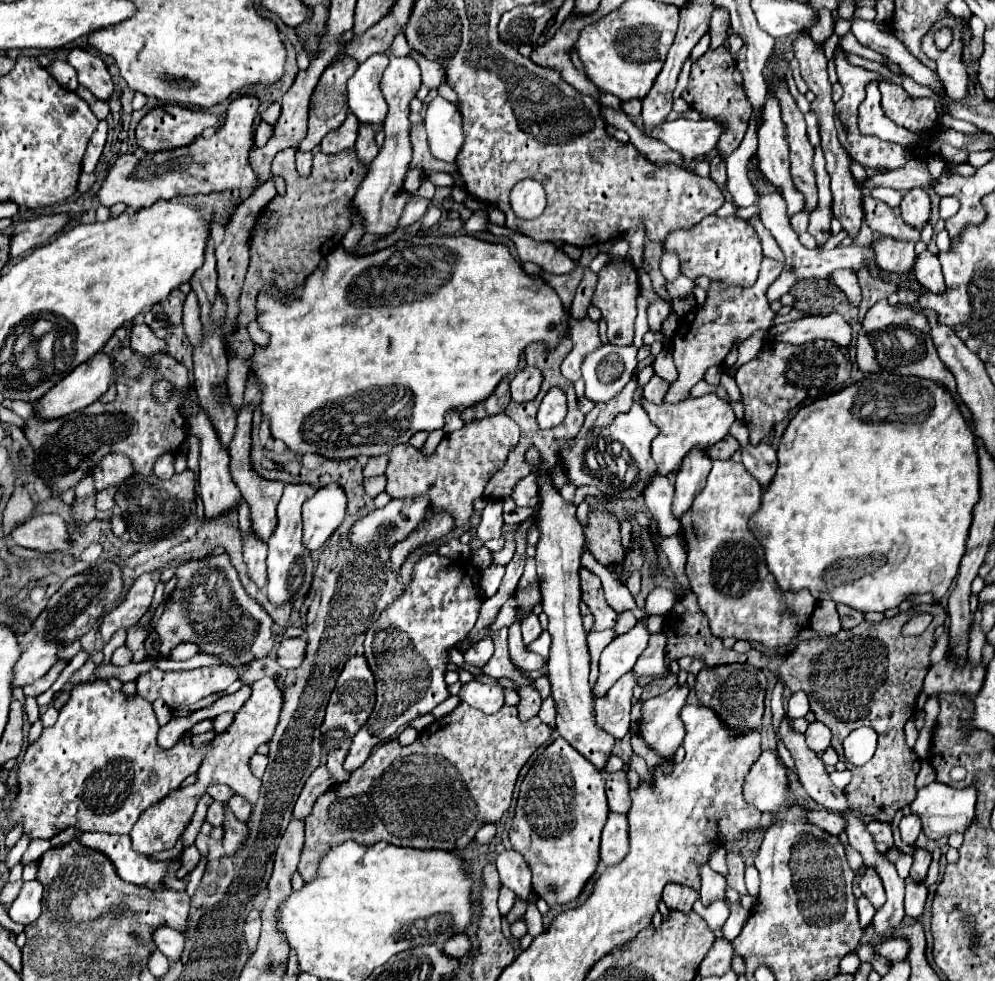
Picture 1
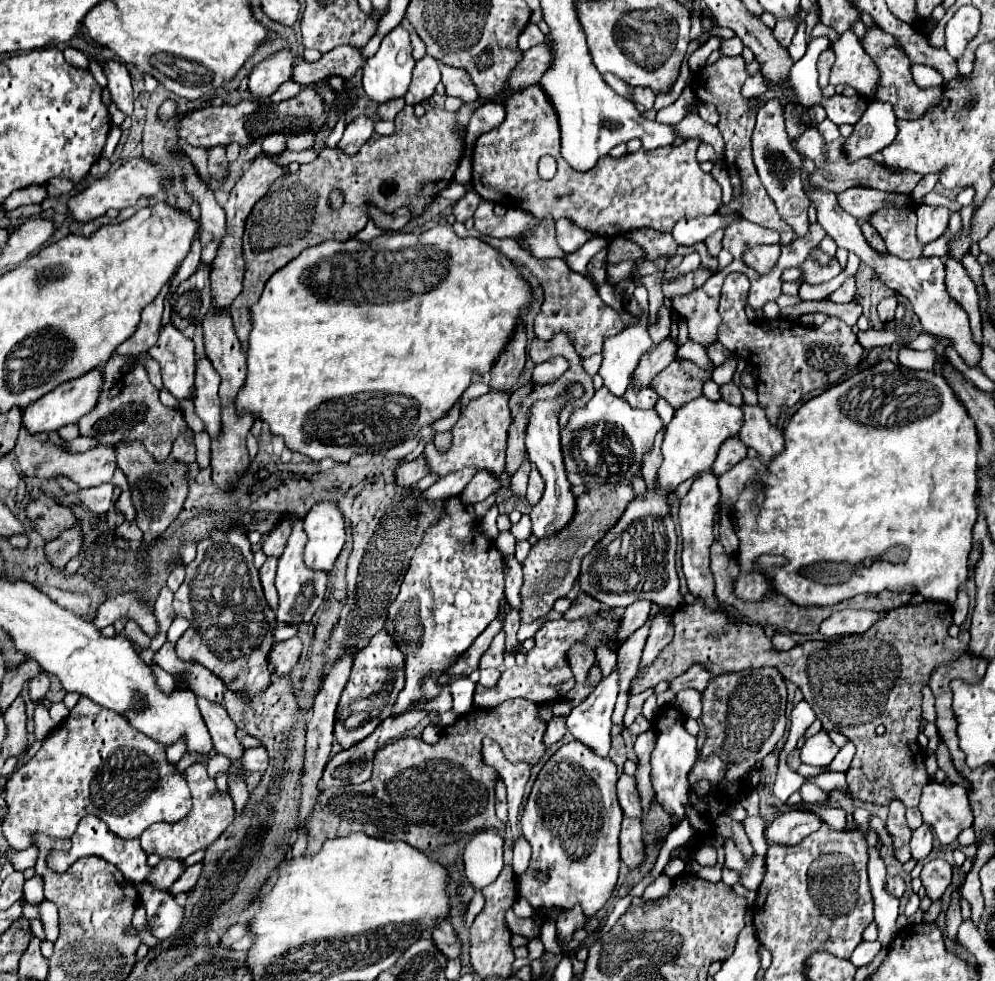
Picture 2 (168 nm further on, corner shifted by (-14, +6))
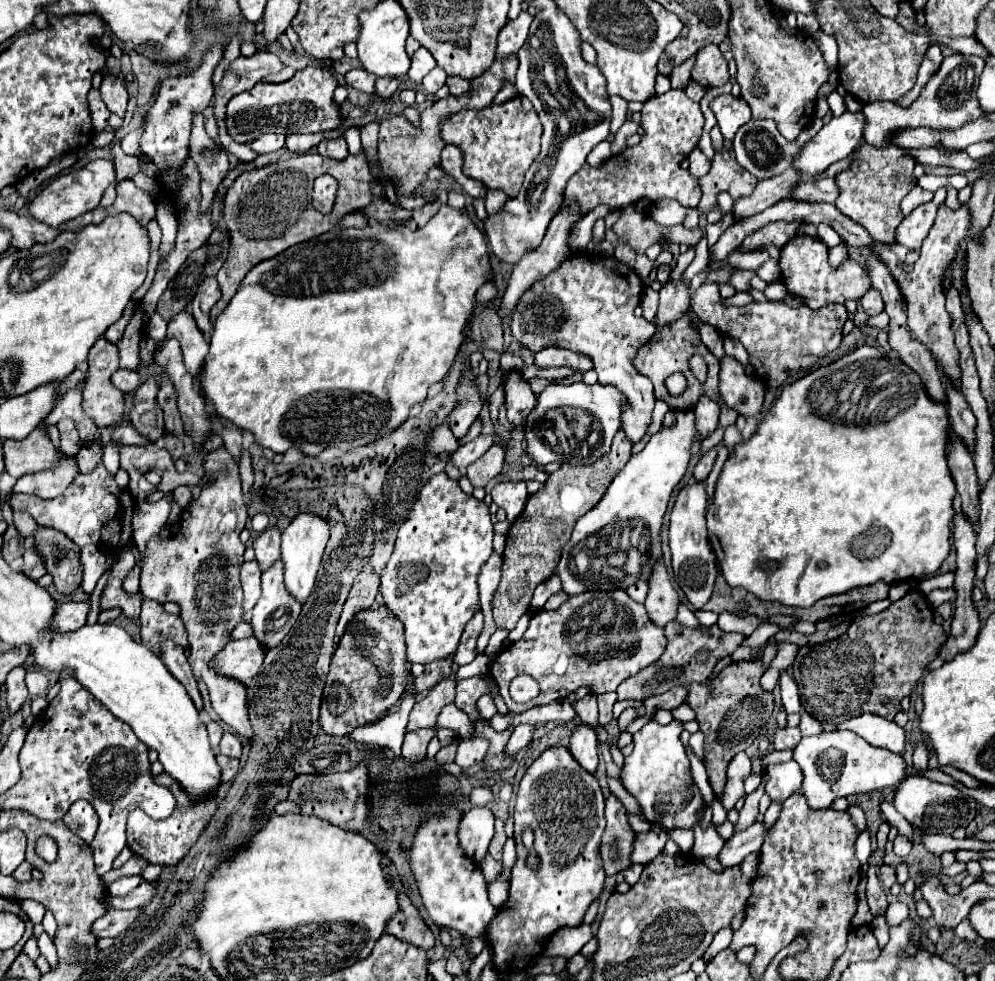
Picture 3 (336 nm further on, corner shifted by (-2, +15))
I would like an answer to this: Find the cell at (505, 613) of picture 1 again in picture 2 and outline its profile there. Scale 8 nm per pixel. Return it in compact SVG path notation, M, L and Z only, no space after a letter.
M514 555L504 560L505 597L517 610L522 607L520 587L523 584L523 570Z

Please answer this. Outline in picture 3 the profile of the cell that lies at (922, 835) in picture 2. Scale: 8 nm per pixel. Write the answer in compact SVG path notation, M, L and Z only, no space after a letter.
M898 836L898 838L894 840L894 854L896 854L896 856L900 856L900 858L908 856L910 848L912 848L912 842L910 842L908 838L904 838L904 836Z

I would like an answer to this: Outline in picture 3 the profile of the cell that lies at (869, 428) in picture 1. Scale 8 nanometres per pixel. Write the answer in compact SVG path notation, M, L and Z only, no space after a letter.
M860 346L852 354L838 358L836 362L822 366L796 382L784 386L782 394L774 400L764 420L752 438L742 440L734 446L732 456L728 456L716 488L714 498L708 508L708 538L716 554L722 576L730 586L744 588L760 600L780 602L784 606L810 608L816 600L848 592L850 588L870 586L878 580L888 580L888 584L906 578L922 578L940 568L950 552L950 520L954 516L952 502L956 496L954 480L946 464L948 446L948 414L946 406L936 404L928 398L918 374L910 370L894 354L880 352L874 346Z

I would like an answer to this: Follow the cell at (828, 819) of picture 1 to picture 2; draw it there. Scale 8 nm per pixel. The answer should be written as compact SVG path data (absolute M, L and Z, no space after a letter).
M790 809L786 813L780 813L774 823L766 829L766 841L770 843L782 843L782 845L796 845L806 835L818 831L824 825L822 817L812 811L802 809Z

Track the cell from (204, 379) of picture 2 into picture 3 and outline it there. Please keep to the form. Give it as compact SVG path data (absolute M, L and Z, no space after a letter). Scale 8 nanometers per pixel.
M186 308L172 316L172 320L168 322L166 336L176 338L180 342L186 368L194 374L194 378L198 378L198 372L208 354L208 342L204 340L204 334L196 328L196 322Z

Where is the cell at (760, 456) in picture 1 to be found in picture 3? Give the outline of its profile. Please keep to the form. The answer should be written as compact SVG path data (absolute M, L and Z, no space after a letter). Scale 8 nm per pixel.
M720 358L720 394L724 402L742 416L756 416L764 402L764 384L756 376L746 376L744 366L732 358Z

